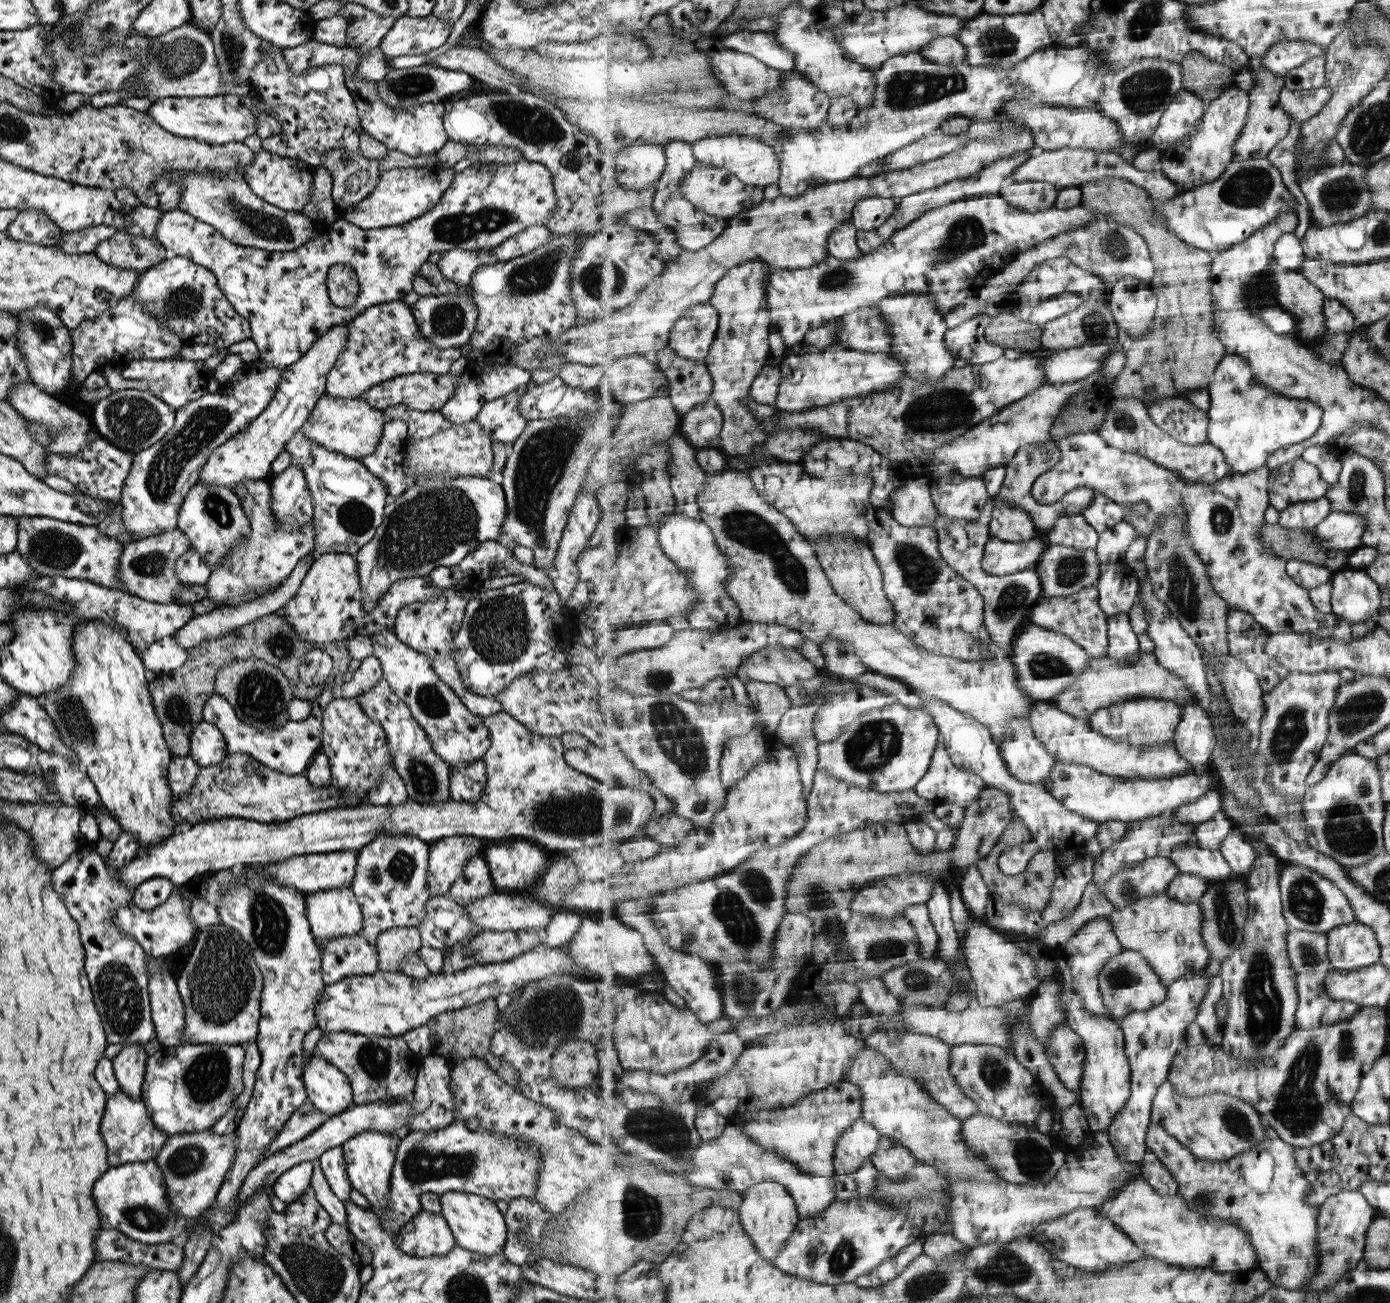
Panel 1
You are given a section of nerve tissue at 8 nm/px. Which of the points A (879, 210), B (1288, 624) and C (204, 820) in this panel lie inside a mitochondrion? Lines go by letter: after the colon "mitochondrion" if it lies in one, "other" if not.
A: other
B: other
C: other

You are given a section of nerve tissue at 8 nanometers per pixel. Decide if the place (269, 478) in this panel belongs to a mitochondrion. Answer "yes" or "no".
no

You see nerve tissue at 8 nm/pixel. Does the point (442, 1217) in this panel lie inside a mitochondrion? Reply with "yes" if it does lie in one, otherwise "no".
no

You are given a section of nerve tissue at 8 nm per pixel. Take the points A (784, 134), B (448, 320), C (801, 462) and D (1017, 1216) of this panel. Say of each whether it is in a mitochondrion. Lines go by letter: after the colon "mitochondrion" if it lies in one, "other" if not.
A: other
B: mitochondrion
C: other
D: other

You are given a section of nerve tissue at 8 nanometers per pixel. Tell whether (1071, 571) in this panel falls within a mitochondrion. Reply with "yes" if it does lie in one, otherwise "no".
yes

